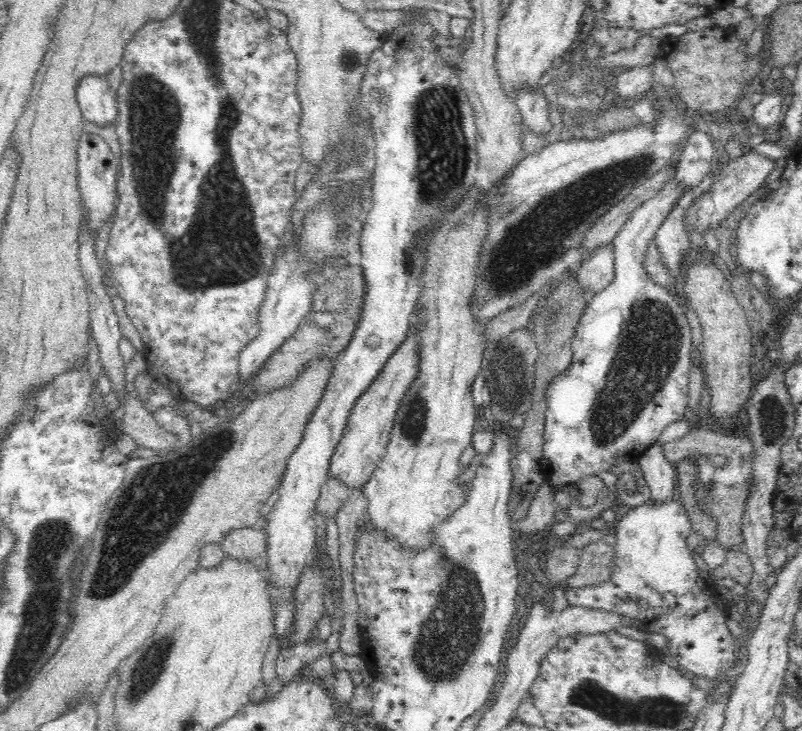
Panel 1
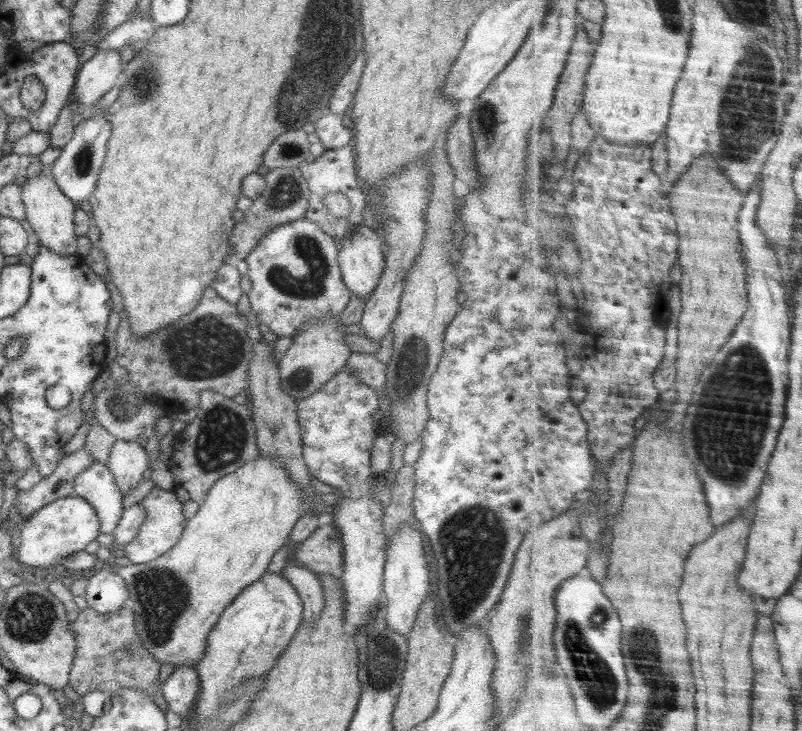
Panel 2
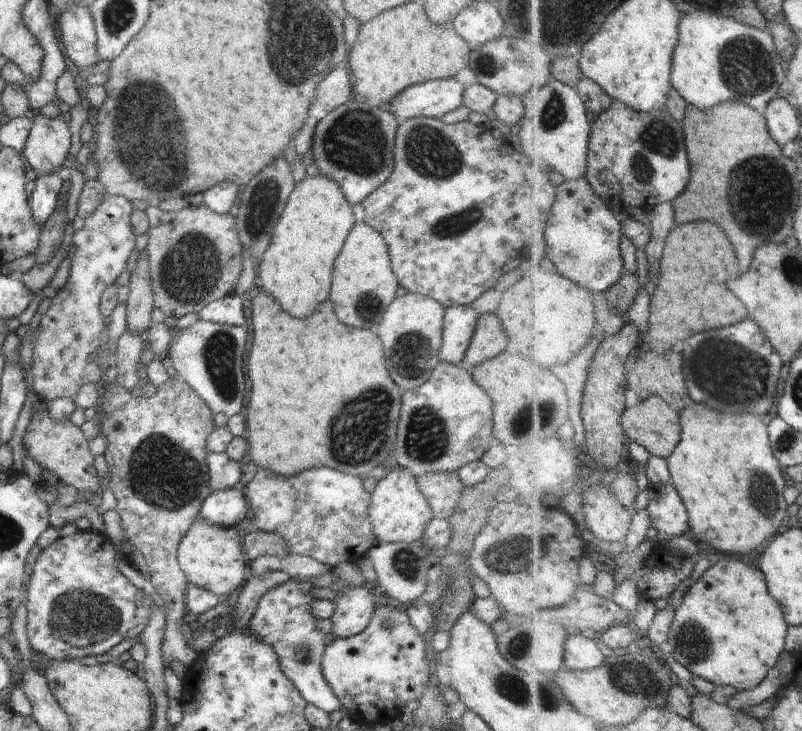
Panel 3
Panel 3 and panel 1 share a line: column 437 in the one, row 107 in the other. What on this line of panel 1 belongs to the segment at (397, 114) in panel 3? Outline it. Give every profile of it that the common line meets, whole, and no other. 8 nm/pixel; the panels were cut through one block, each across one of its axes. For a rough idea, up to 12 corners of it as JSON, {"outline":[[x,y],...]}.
{"outline":[[86,76],[76,98],[86,123],[116,122],[117,97],[105,77]]}

